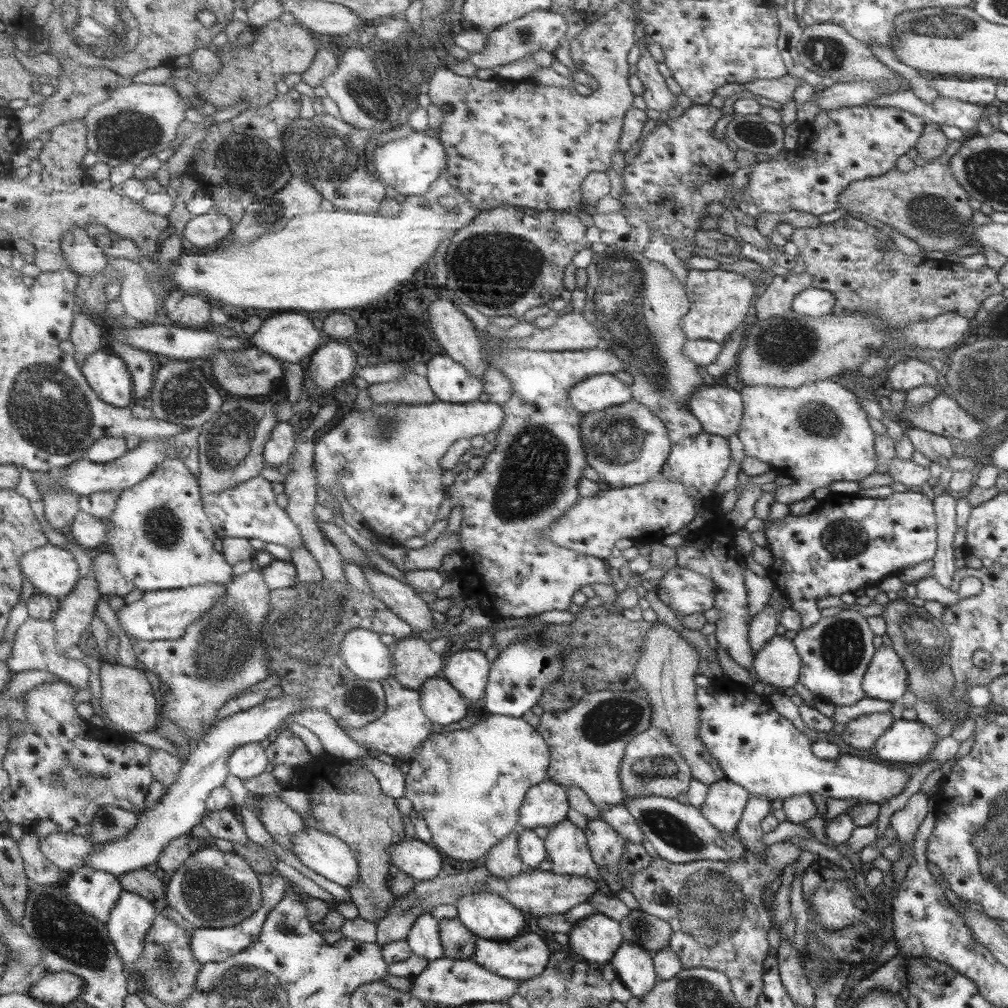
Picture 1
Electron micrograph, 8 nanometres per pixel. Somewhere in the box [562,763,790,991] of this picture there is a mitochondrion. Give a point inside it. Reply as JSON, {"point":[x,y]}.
{"point":[708,904]}

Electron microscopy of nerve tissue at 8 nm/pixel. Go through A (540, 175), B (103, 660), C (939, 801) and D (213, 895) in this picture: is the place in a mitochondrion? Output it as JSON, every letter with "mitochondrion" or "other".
{"A":"other","B":"other","C":"other","D":"mitochondrion"}

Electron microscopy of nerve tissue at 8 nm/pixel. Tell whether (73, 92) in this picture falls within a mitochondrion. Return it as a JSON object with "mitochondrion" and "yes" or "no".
{"mitochondrion":"no"}

